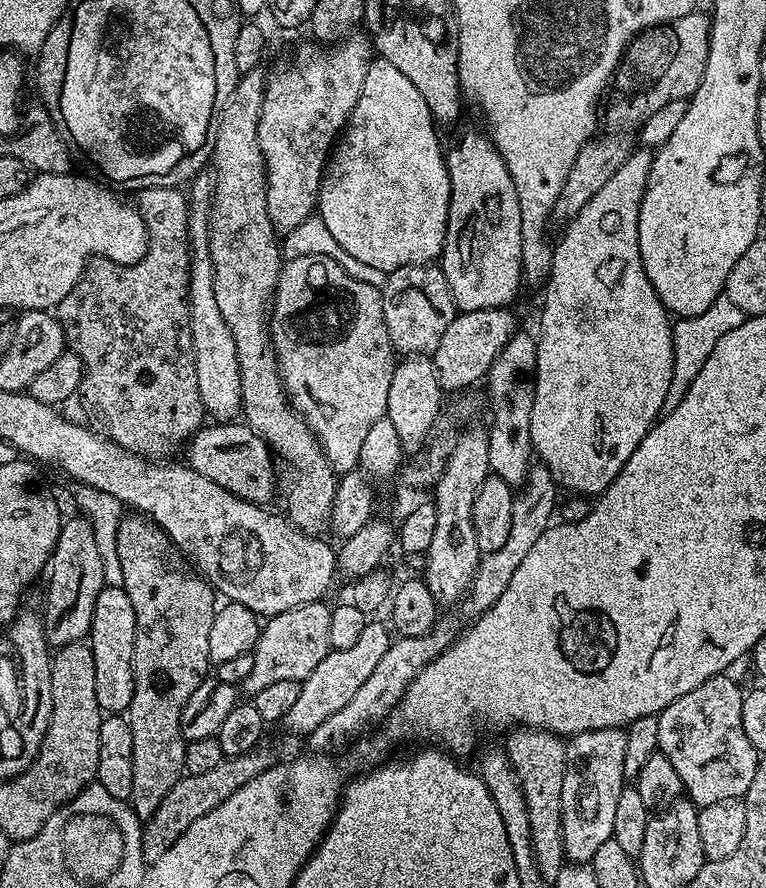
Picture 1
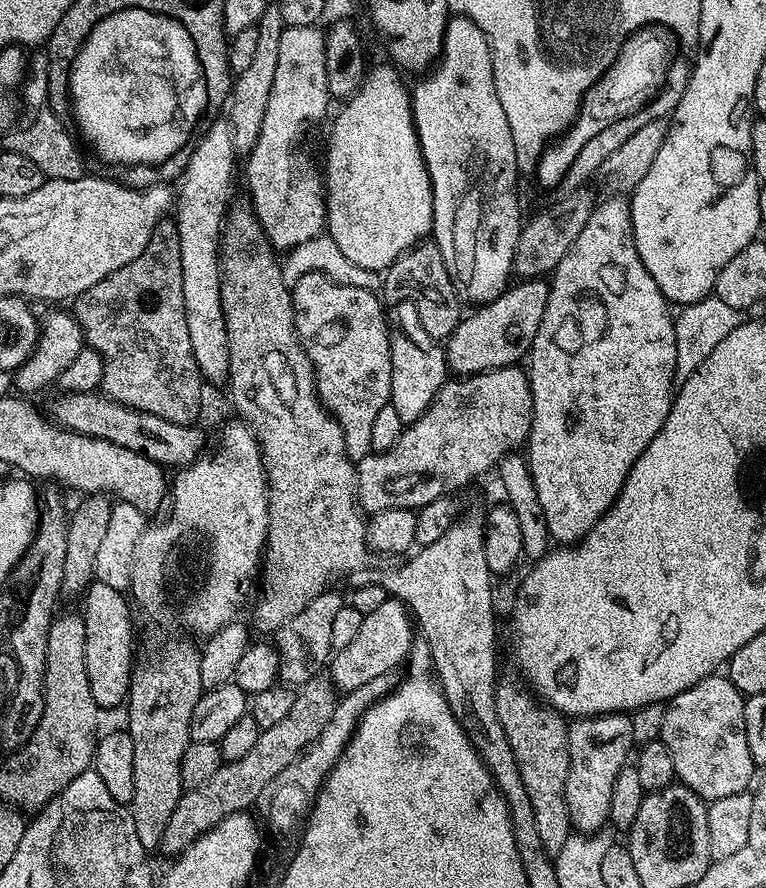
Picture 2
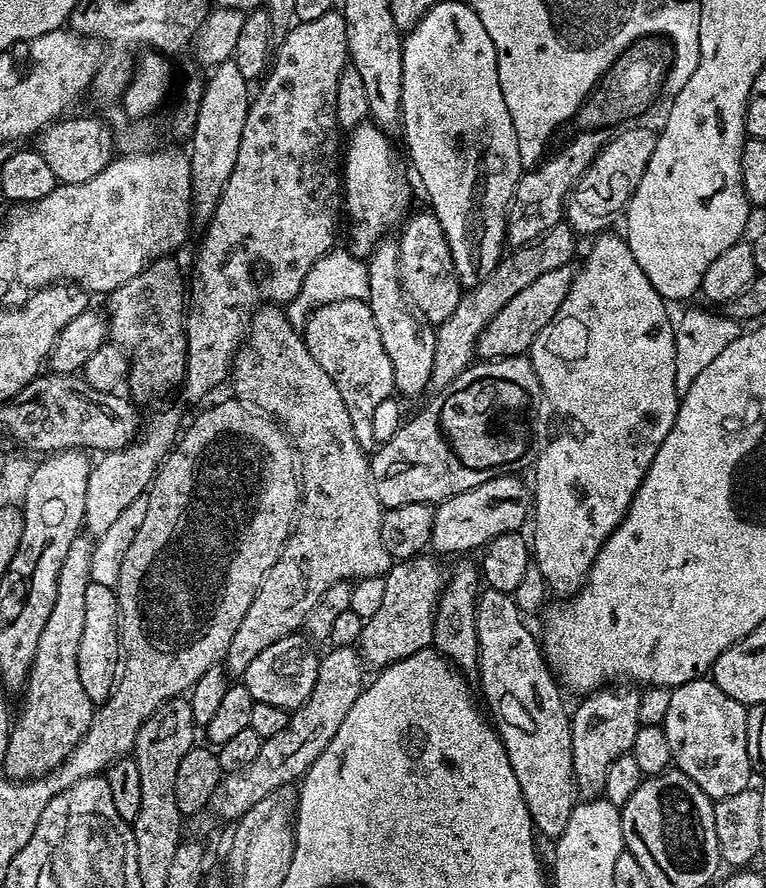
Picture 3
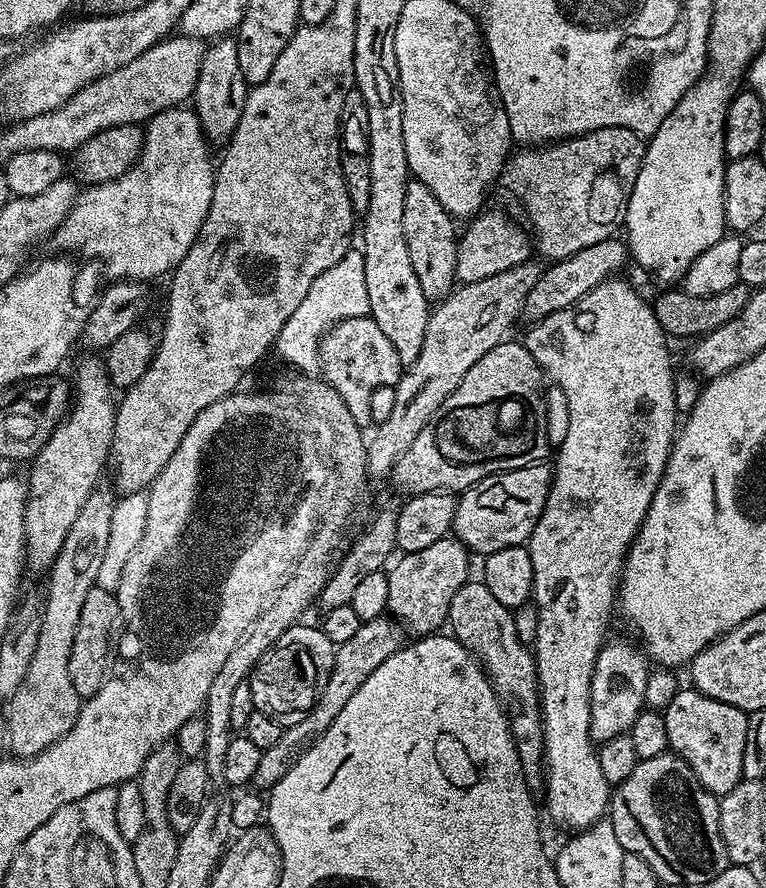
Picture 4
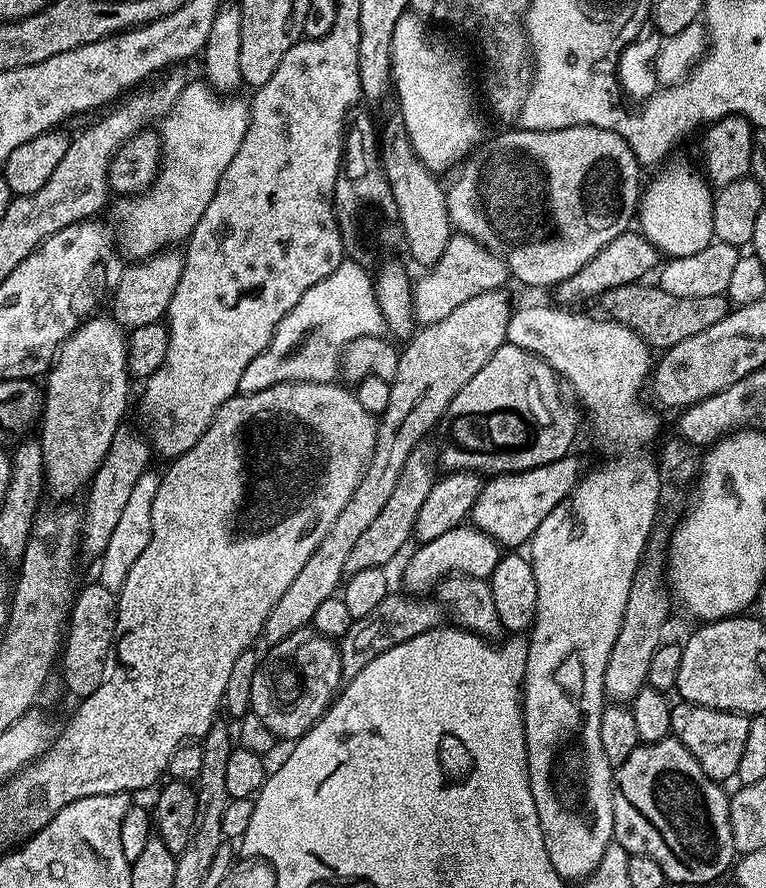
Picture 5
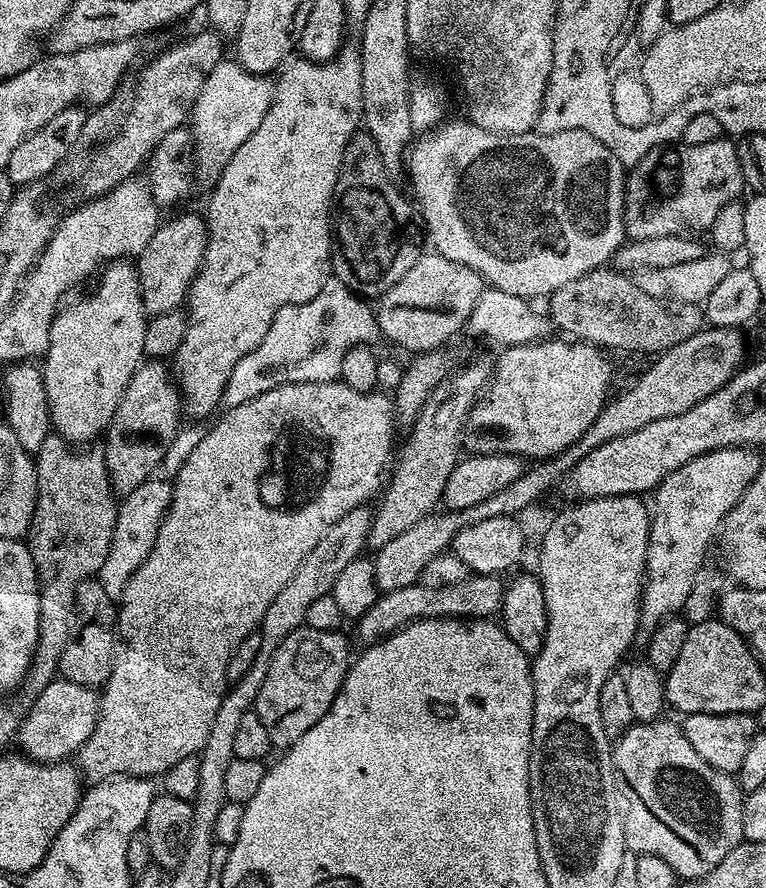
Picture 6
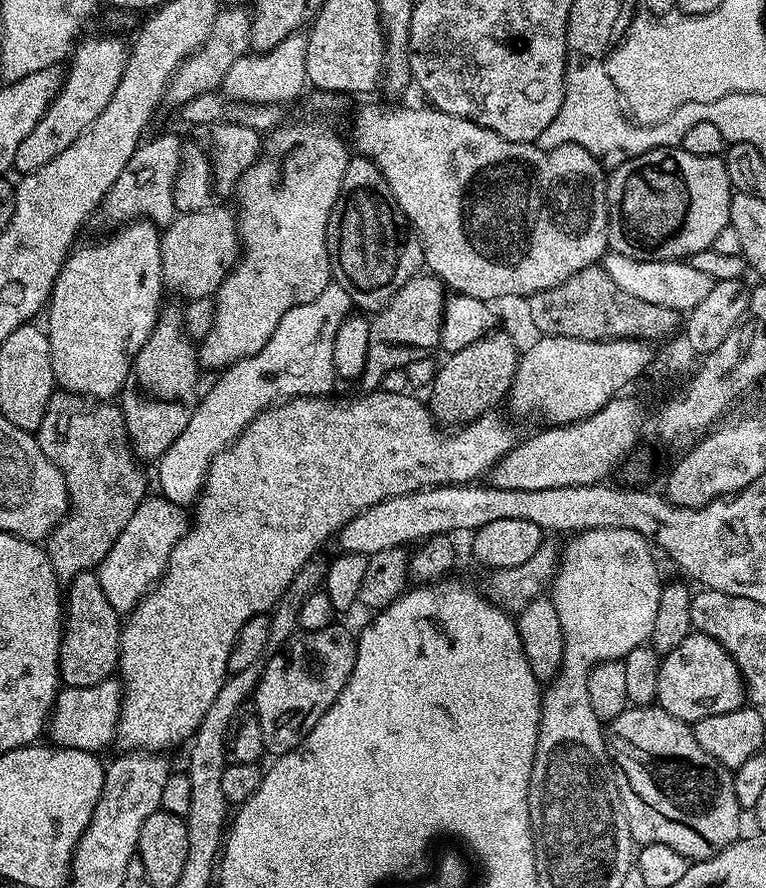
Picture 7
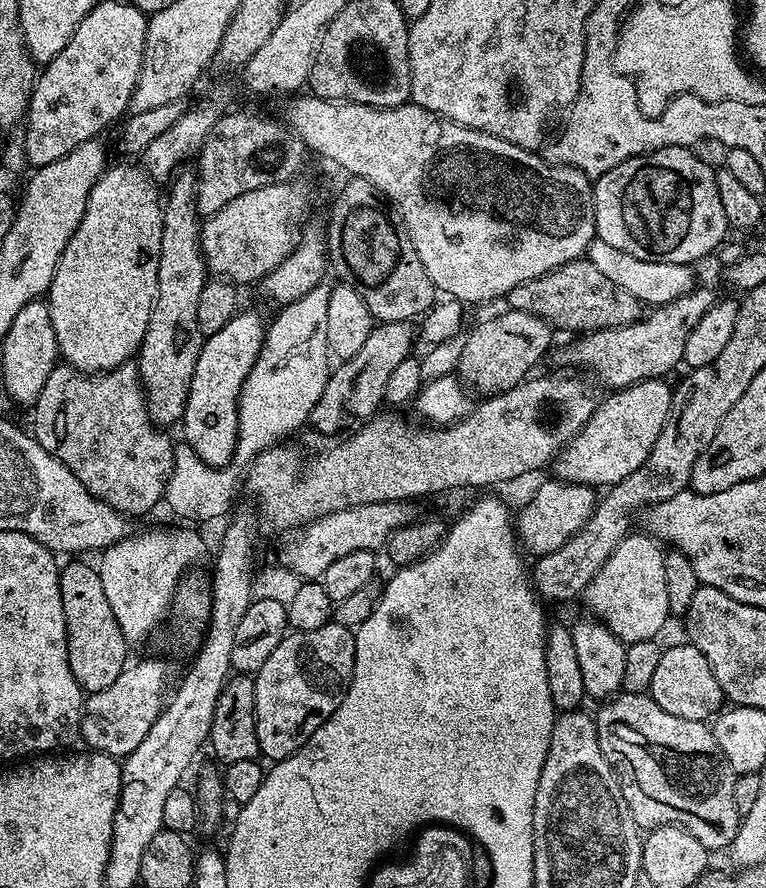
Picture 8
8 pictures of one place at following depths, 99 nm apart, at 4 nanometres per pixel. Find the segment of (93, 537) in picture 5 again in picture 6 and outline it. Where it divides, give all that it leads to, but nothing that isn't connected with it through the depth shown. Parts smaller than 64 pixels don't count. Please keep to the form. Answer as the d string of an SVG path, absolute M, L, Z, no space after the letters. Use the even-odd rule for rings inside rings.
M153 359L141 363L124 387L122 402L118 402L118 410L114 410L114 418L108 423L103 441L105 444L102 444L113 492L121 497L128 496L155 473L152 472L155 468L163 465L166 450L182 427L180 416L182 397L175 379L170 375L169 365Z

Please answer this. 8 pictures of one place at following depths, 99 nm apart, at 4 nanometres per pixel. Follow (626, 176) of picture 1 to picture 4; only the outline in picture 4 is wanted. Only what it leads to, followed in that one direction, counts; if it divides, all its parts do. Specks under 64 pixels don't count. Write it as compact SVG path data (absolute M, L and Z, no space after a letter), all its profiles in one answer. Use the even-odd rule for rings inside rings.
M610 278L590 294L583 296L574 308L558 310L550 314L544 320L535 321L532 329L522 337L522 343L528 349L528 353L538 362L540 371L544 373L549 381L552 380L560 387L564 400L568 403L568 429L564 432L564 441L560 444L560 453L556 456L556 464L552 468L552 485L550 494L546 498L546 506L542 510L542 518L532 531L532 537L528 539L527 549L530 554L530 562L534 566L534 582L532 583L532 594L534 605L536 604L536 644L534 643L534 655L536 657L536 669L538 670L538 682L540 683L540 718L544 722L544 782L542 793L544 800L548 803L548 816L556 824L561 824L568 830L579 830L589 828L592 824L605 819L610 808L610 785L602 775L602 766L598 762L598 748L590 734L590 682L594 674L594 666L601 648L606 643L608 632L608 619L618 604L618 589L620 586L620 570L624 566L624 557L628 554L628 547L632 539L638 534L642 522L646 518L646 510L650 510L650 502L654 502L654 494L660 485L660 479L664 476L668 456L672 452L672 442L678 431L678 413L676 411L676 382L677 373L672 373L672 352L668 349L670 343L664 328L658 322L656 309L651 303L648 304L640 297L636 288L631 288L624 278Z

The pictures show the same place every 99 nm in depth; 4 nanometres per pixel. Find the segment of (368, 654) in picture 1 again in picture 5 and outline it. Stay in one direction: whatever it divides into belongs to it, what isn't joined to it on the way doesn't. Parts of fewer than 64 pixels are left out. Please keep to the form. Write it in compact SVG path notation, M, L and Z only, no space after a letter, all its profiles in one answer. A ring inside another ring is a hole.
M461 526L446 530L446 534L420 544L417 552L404 564L404 584L409 593L428 594L446 576L477 576L488 580L494 574L502 555L500 544L490 534L475 526Z

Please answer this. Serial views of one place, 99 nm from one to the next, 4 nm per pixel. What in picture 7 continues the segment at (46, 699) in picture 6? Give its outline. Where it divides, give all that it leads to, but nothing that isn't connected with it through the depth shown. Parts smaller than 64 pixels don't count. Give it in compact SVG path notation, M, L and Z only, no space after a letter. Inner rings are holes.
M109 678L98 686L81 688L61 687L50 717L50 737L53 745L61 748L77 748L87 752L103 753L108 743L116 740L116 724L120 720L122 684L119 679Z

